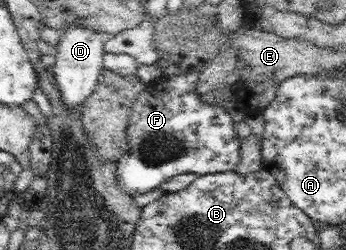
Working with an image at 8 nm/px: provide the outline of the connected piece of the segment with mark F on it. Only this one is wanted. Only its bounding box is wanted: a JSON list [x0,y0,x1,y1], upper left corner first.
[115,75,241,199]

